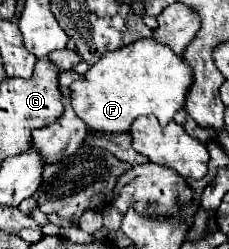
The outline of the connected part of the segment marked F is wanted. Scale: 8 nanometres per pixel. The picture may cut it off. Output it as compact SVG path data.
M140 38L134 44L122 46L114 52L106 52L90 70L84 80L74 82L70 102L76 114L94 132L128 132L132 122L142 114L158 116L158 122L166 126L174 114L184 106L188 90L192 86L192 68L172 52L168 44L154 38Z

